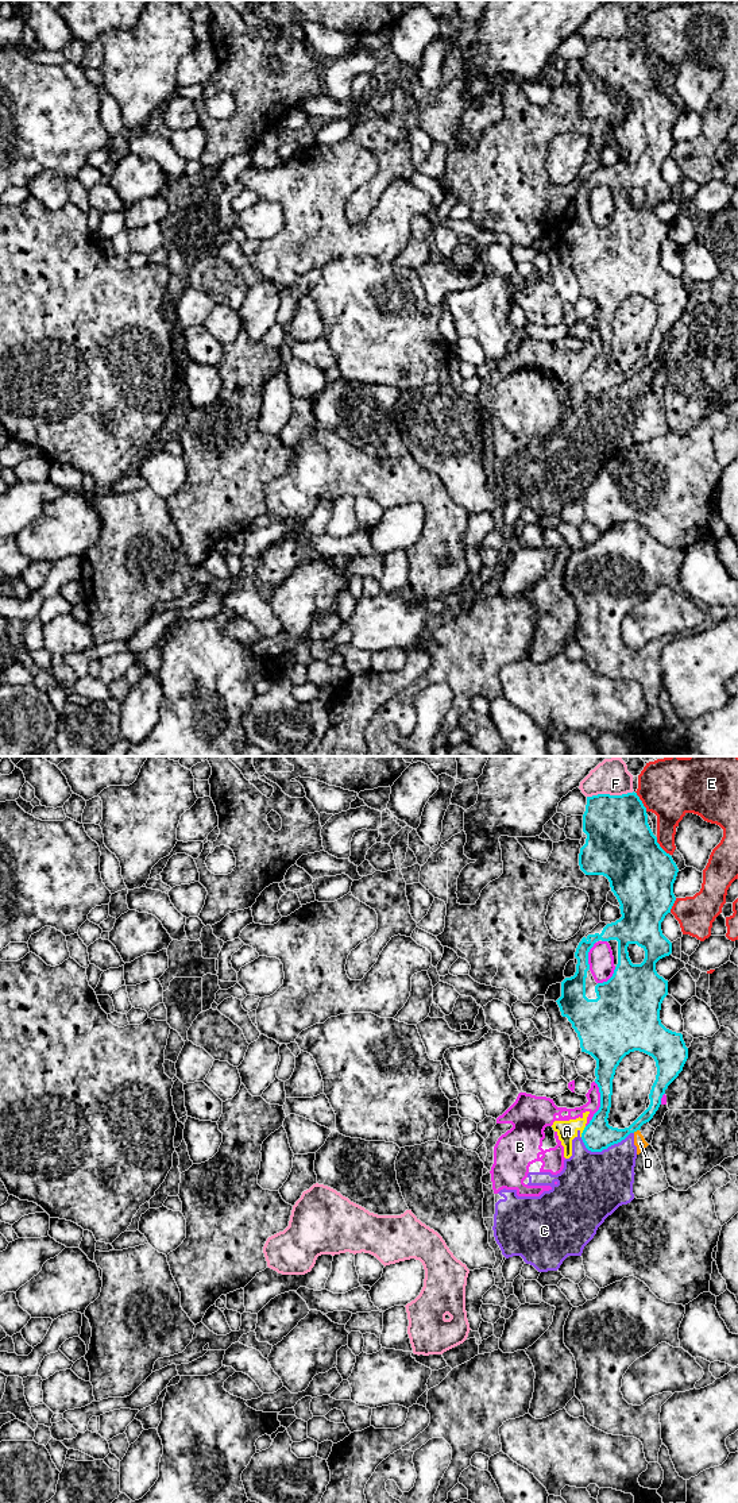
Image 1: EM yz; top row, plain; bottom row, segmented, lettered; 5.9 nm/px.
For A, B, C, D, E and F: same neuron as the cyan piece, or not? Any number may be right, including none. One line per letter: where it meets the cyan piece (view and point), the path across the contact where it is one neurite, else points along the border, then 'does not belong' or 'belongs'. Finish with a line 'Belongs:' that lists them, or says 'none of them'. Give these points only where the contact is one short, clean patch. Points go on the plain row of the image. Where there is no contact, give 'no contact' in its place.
A: yz (583, 376) | along yz (586, 370), (580, 380) | does not belong
B: yz (601, 349) | does not belong
C: yz (605, 392) | does not belong
D: yz (636, 374) | along yz (638, 373), (633, 376) | does not belong
E: yz (641, 45) | does not belong
F: yz (609, 38) | does not belong
Belongs: none of them

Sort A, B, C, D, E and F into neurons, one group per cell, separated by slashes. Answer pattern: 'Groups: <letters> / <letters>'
Groups: A B C D / E / F

